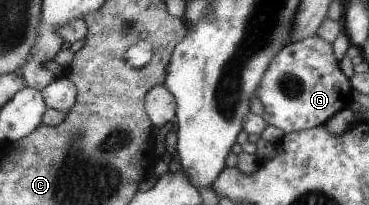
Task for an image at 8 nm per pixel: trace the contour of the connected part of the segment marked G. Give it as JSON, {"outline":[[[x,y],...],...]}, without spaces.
{"outline":[[[318,33],[285,45],[266,68],[255,96],[263,103],[266,123],[292,133],[325,125],[340,110],[353,106],[352,91],[333,56],[331,42]]]}

